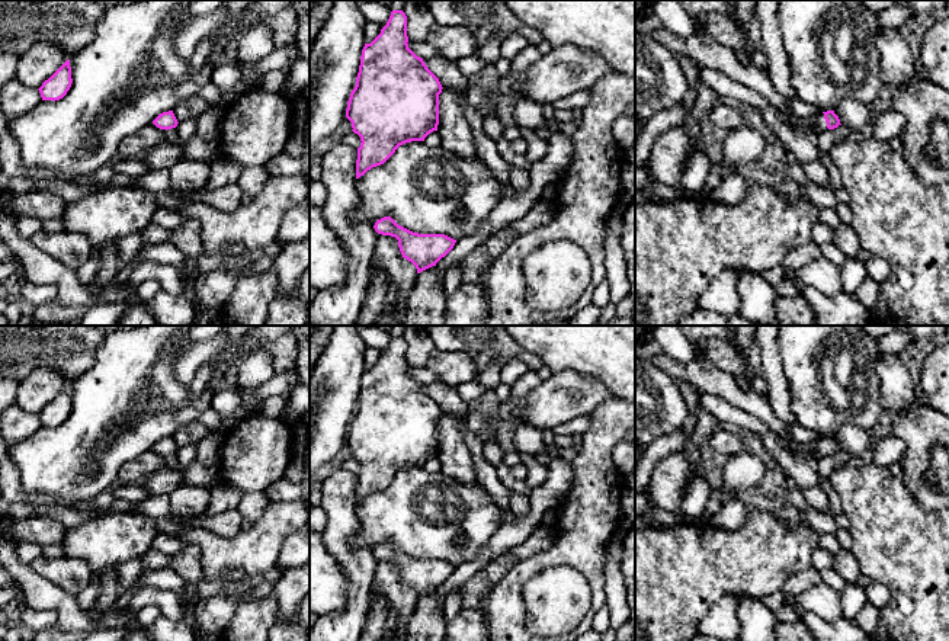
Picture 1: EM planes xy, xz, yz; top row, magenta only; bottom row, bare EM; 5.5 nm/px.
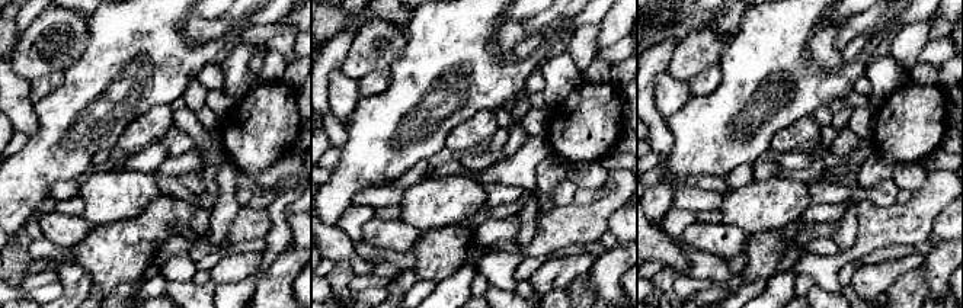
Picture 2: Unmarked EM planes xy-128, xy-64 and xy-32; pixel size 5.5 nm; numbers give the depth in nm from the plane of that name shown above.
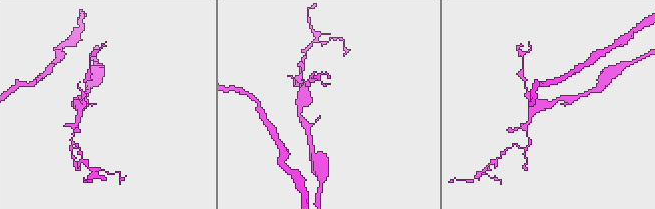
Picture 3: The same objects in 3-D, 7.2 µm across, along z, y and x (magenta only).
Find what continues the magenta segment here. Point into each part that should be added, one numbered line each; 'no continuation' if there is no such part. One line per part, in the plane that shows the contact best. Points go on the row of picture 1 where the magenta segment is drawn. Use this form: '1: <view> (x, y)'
1: yz (817, 122)

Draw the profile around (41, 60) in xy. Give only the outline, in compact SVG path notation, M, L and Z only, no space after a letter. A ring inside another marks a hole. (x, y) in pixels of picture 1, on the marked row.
M36 42L19 57L16 80L39 89L70 57L54 42Z

